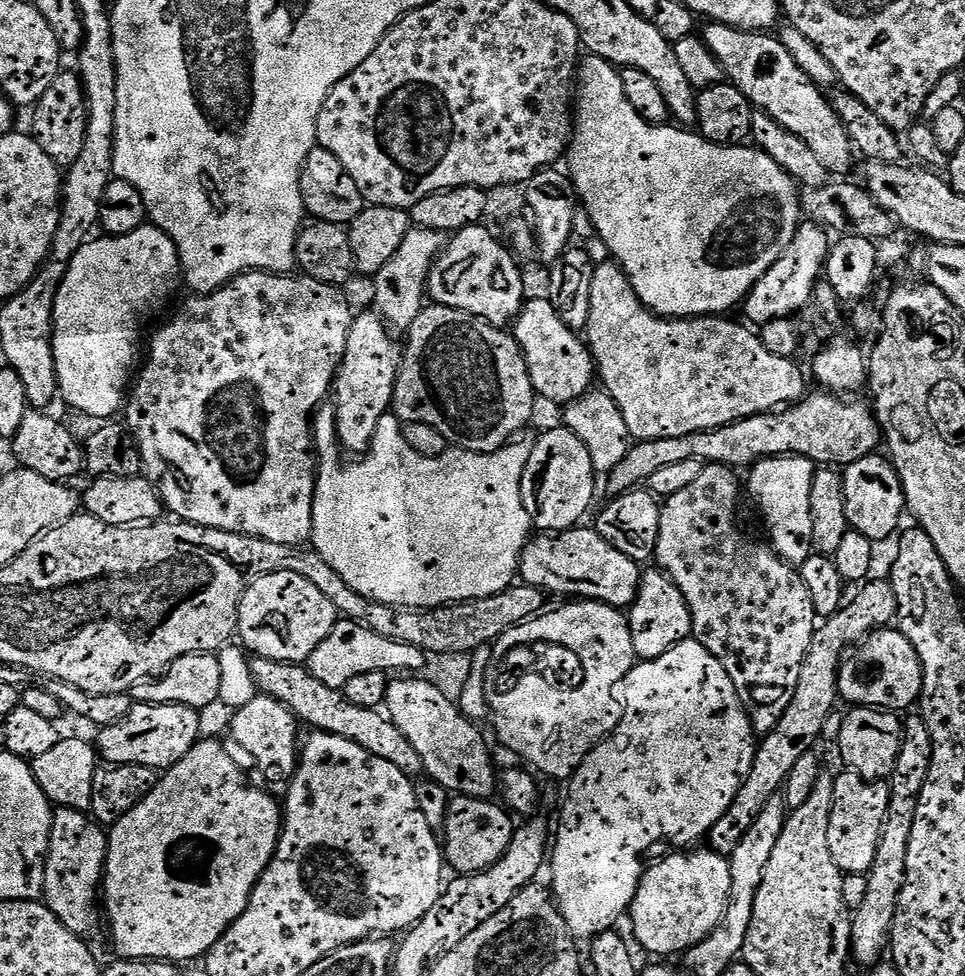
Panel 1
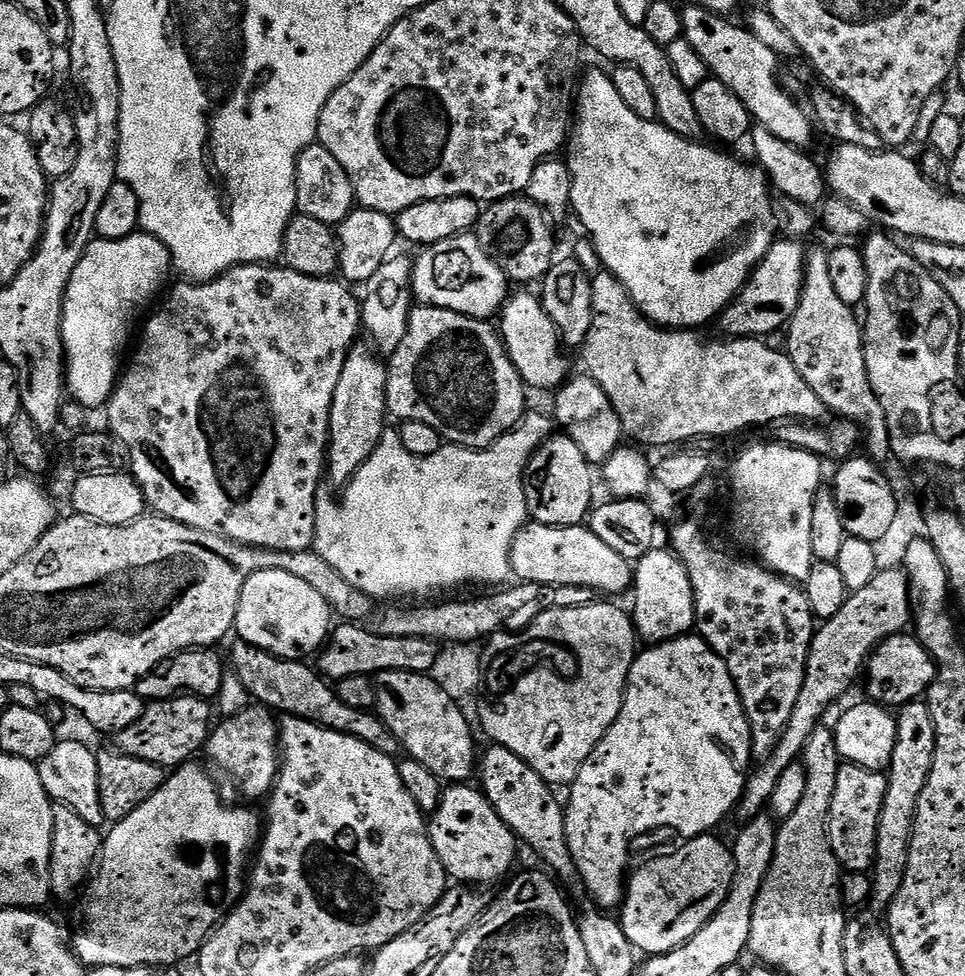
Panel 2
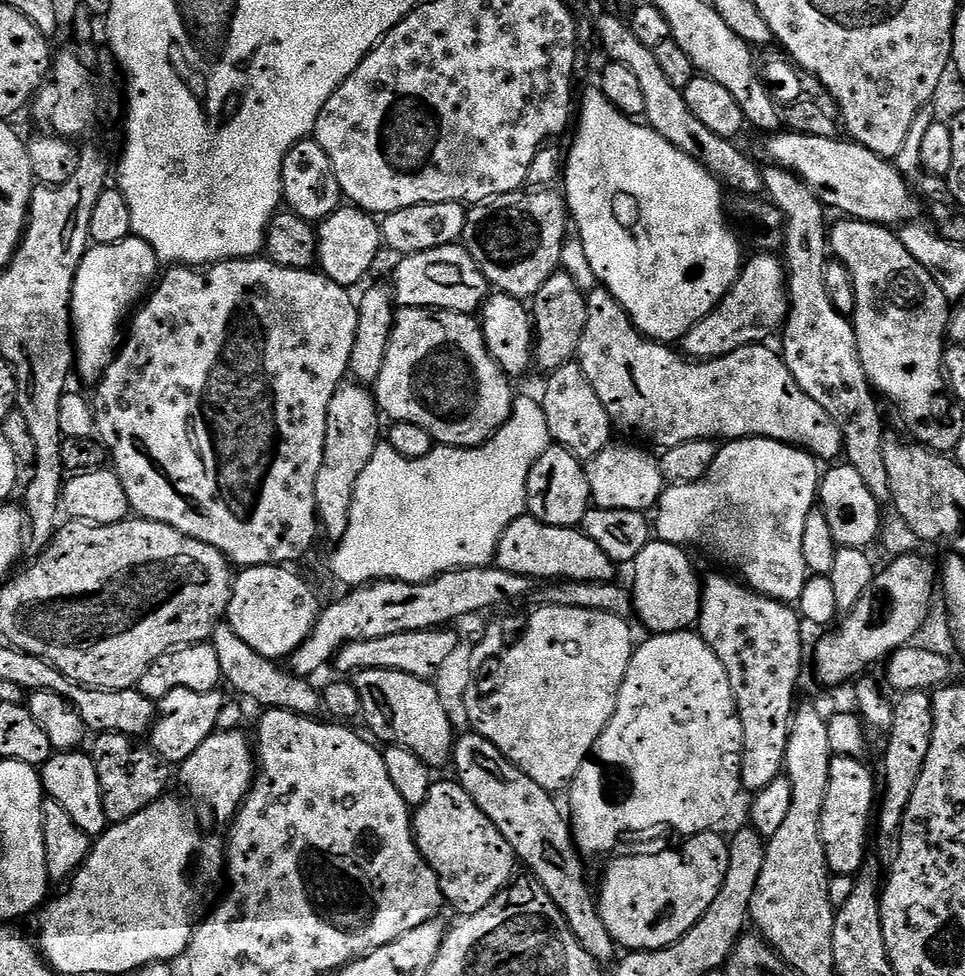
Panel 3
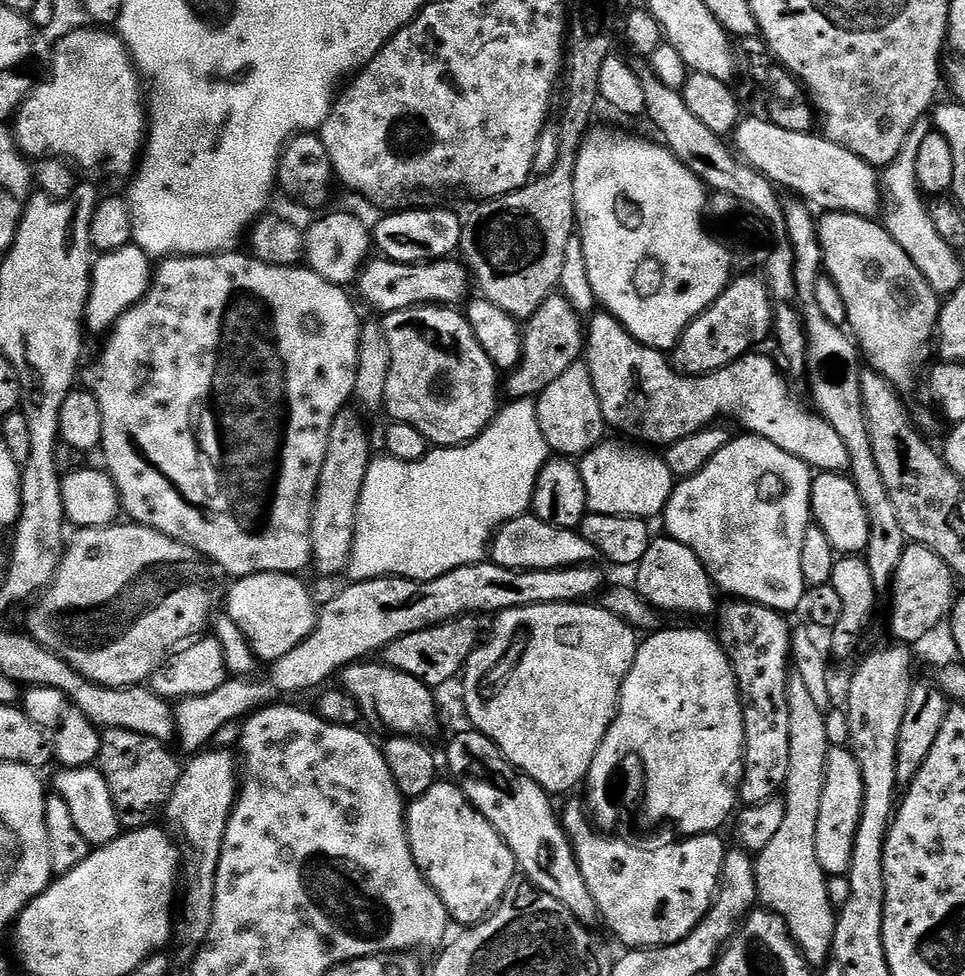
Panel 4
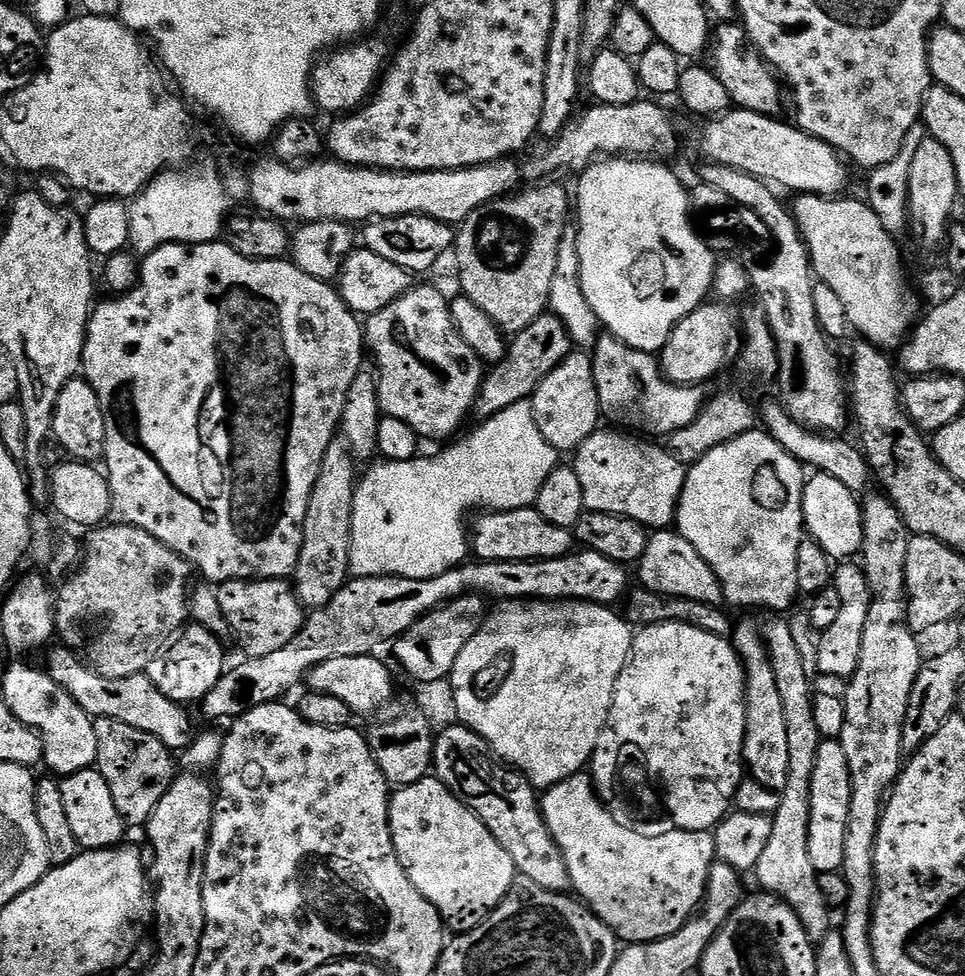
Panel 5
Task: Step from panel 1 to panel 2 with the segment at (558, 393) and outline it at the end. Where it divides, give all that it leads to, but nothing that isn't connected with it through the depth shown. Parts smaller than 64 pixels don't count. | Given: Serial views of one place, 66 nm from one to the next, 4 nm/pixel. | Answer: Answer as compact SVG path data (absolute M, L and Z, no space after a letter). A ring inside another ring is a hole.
M520 290L517 296L516 293L509 295L498 317L500 339L504 342L508 357L514 362L518 374L529 389L555 390L569 379L567 356L569 353L561 341L560 331L554 326L550 314L546 314L543 299L537 293L535 296L528 291L532 290Z

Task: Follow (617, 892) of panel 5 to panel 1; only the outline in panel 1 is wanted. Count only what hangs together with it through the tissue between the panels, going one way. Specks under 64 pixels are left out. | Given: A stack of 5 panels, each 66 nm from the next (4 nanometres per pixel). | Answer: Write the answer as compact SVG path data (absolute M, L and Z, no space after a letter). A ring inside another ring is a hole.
M676 850L663 858L657 859L645 871L640 879L636 897L630 909L632 916L632 932L636 940L648 952L653 952L653 957L668 958L675 952L687 953L698 942L702 942L722 922L732 900L732 865L729 857L720 856L711 850L705 852L692 852L696 850Z

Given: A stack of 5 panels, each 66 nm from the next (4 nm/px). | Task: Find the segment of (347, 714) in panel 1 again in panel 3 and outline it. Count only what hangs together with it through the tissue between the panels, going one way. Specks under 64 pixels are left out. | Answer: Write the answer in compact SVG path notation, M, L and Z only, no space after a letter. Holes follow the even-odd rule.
M221 623L210 643L218 654L223 683L229 684L234 691L241 692L246 699L261 704L261 709L281 708L288 713L311 717L315 717L321 711L322 696L318 688L312 685L311 679L298 676L287 667L279 668L281 665L277 661L269 660L268 657L258 654L258 650L246 646L246 642L242 642L242 638L234 634L231 624Z

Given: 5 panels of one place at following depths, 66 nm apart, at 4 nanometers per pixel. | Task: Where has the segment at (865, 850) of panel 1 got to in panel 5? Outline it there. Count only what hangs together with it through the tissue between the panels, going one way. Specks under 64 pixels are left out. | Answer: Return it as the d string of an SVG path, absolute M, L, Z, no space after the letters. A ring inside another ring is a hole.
M821 739L810 796L810 860L814 862L817 873L839 872L843 869L851 798L852 774L846 750L840 745L839 739Z

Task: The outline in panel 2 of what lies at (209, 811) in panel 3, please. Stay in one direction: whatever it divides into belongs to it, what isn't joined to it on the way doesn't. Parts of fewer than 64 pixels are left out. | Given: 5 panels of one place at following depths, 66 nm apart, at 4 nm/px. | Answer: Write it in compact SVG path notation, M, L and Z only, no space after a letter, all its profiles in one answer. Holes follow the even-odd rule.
M249 706L238 714L223 717L209 731L206 753L217 773L225 772L248 800L267 797L278 779L281 757L278 755L278 720L271 708Z

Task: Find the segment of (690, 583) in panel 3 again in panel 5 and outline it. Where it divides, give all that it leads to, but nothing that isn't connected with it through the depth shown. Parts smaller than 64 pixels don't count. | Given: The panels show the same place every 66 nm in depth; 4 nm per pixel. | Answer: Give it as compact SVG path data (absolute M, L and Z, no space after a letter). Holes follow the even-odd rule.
M656 530L649 535L646 550L642 554L640 561L638 561L639 568L639 583L652 592L658 592L664 596L678 599L693 599L694 602L717 606L725 603L724 591L714 574L714 570L710 570L710 566L702 558L702 554L698 554L698 550L694 550L694 546L690 546L690 542L686 542L686 538L682 538L680 533L675 530Z

